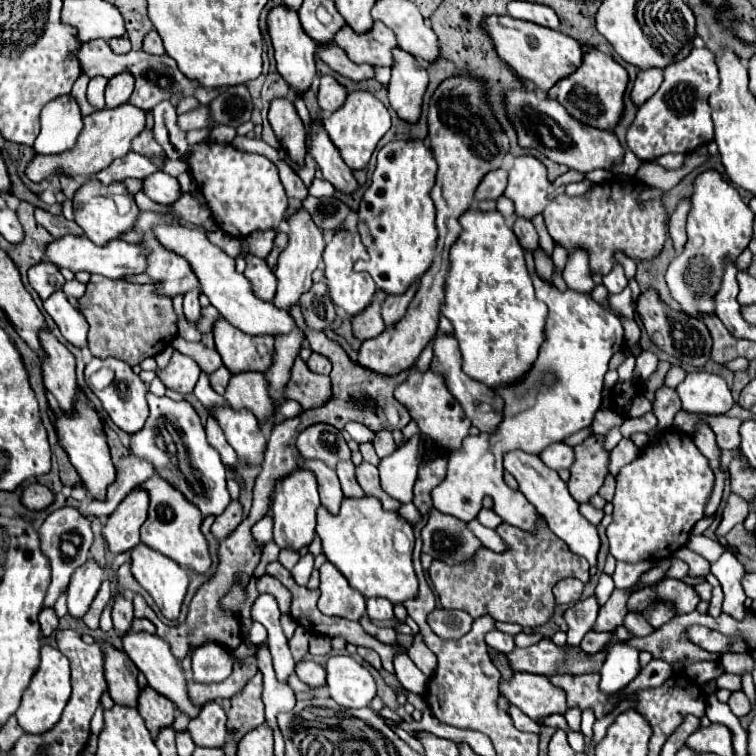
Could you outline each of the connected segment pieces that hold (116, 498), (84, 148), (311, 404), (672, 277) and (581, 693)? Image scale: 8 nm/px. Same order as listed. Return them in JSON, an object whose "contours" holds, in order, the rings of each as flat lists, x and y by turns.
{"contours":[[[127,456,123,458,119,464,117,464,117,480,109,486,107,490,107,498,105,502,91,502,83,514,85,516,97,516,97,518,103,518,103,516,109,516,115,512,115,508,119,506,119,502,135,488,139,486,141,482,145,482,145,478,151,478,155,472,153,472,153,466,145,460,139,460,137,456]],[[129,102,117,106,117,108,105,108,101,112,93,112,83,118,83,132,75,144,75,148,59,154,59,156,41,156,37,154,35,160,29,164,25,174,33,182,41,182,43,178,55,174,57,170,69,176,91,176,109,166,115,158,123,158,131,150,131,142,135,136,139,136,145,130,145,118,147,110,141,110]],[[297,356,283,394,291,400,297,400,303,408,315,408,329,400,329,392,329,376,313,374,301,356]],[[705,170,695,178,693,194,691,194,689,202,691,202,691,210,689,210,689,218,687,218,689,240,685,244,685,250,669,264,665,280,671,290,671,296,681,304,681,310,689,316,697,316,697,312,703,312,703,314,713,312,713,296,719,290,719,282,721,282,721,274,723,274,723,258,729,256,731,260,735,260,747,248,747,244,751,240,751,224,753,224,755,214,741,200,737,188,717,170]],[[555,674,549,678,555,686,563,688,567,692,567,704,569,708,579,706,581,710,593,708,595,716,601,718,609,714,613,708,607,702,607,694,599,692,599,674,581,674,581,676,571,676,571,674]]]}

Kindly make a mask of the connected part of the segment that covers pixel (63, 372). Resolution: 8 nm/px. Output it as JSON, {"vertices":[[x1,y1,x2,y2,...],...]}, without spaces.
{"vertices":[[41,332,41,344,45,348,45,360,41,362,45,388,57,398,65,414,73,414,79,392,75,380,75,358,51,332]]}

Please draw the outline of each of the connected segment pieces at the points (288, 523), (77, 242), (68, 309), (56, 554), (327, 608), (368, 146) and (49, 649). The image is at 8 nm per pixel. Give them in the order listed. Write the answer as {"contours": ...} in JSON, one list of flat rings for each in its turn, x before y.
{"contours":[[[295,468,285,482,275,490,275,500,273,500,273,536,275,544,279,548,293,548,299,550,307,544,311,544,313,534,315,534,315,524,317,524,317,510,319,510,319,492,317,492,317,478,311,470,305,468]],[[65,236,65,238,57,238,57,240,49,242,45,246,43,260,49,260,49,262,57,264,59,268,69,268,73,272,85,270,89,274,101,274,101,276,113,278,113,280,119,280,127,274,141,274,145,270,145,252,139,246,127,244,123,240,107,242,105,246,97,246,97,244,89,242,89,238,85,238,85,236]],[[63,290,53,292,43,302,43,308,55,320,55,324,59,326,61,334,65,336,65,340,69,340,71,344,75,344,77,348,85,348,87,346,89,324,85,322,83,314,69,304,69,300,67,300,67,296,65,296]],[[63,506,63,508,51,512,45,518,45,522,39,528,39,532,41,532,41,550,51,560,51,586,49,586,49,592,47,592,47,598,45,598,45,604,43,606,53,606,55,600,57,600,57,596,59,596,59,592,63,588,67,588,73,570,77,566,81,566,89,558,89,548,93,544,91,520,85,518,77,508]],[[325,562,321,568,321,598,319,610,327,616,341,616,347,620,361,620,365,614,365,598,353,590,347,578,331,564]],[[357,90,357,92,347,94,345,104,337,112,327,116,323,120,323,126,325,126,331,142,339,148,345,164,351,170,361,170,367,166,377,142,391,128,391,116,389,116,389,110,371,92]],[[43,644,41,646,41,664,37,668,37,672,33,674,27,690,23,692,21,704,15,712,21,728,29,734,43,734,49,728,53,728,57,724,57,720,61,718,61,712,71,696,71,670,69,670,69,660,53,646]]]}

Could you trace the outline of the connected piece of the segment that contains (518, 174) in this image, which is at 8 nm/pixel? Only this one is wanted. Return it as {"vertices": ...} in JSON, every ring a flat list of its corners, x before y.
{"vertices":[[517,156,509,170,505,196,515,202,517,216,533,218,543,212,549,200,547,166,535,156]]}

